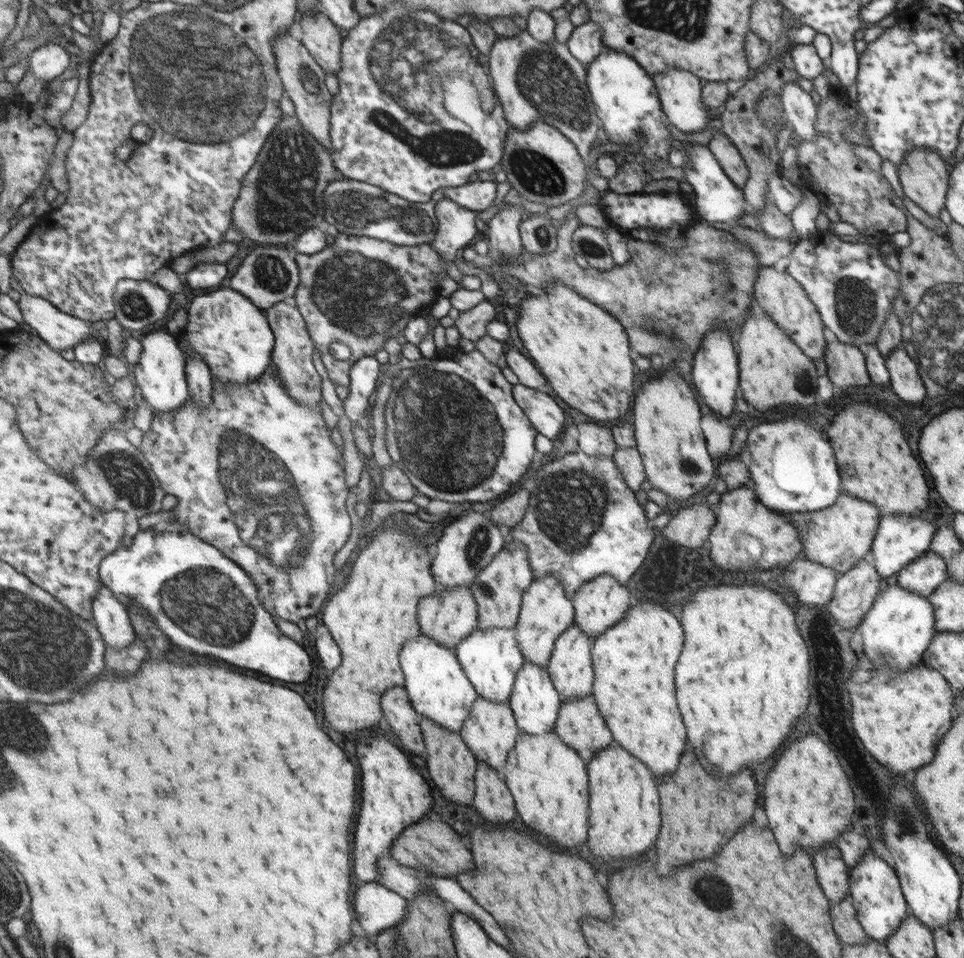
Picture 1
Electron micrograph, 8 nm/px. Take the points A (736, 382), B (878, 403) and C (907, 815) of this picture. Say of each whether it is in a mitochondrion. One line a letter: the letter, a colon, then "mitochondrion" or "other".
A: other
B: other
C: mitochondrion

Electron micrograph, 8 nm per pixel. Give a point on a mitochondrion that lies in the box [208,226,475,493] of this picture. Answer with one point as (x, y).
(363, 296)

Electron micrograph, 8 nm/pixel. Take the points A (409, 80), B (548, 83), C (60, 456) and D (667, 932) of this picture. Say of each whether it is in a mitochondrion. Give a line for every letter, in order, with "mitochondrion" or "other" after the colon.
A: mitochondrion
B: mitochondrion
C: mitochondrion
D: other

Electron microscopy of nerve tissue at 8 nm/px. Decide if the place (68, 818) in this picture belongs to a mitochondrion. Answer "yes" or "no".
no

